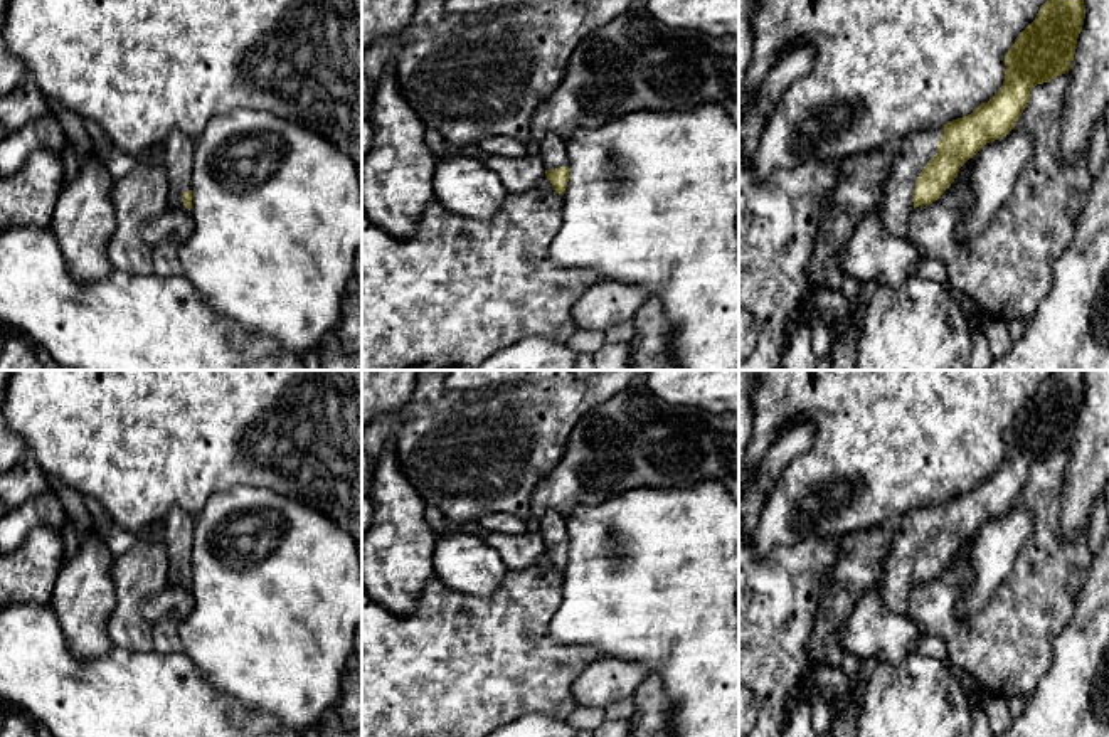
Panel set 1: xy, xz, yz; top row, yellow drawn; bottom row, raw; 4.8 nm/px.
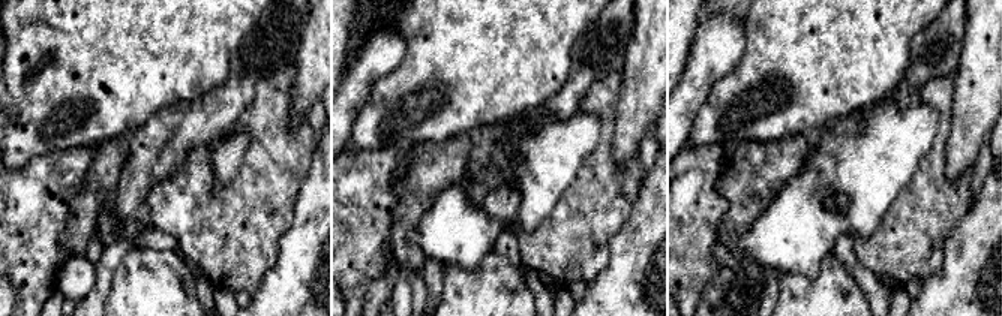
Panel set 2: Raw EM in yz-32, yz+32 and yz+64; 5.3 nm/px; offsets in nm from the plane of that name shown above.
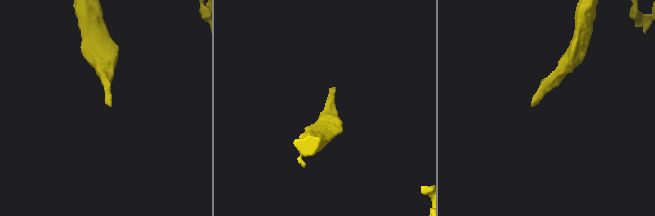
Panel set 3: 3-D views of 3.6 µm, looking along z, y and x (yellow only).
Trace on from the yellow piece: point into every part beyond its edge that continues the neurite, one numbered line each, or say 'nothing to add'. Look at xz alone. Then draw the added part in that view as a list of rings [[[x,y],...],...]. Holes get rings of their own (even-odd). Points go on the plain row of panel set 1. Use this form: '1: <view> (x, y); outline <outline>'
1: xz (554, 530); outline [[[550,510],[544,517],[540,517],[539,532],[545,540],[545,547],[569,543],[567,520],[559,512]]]

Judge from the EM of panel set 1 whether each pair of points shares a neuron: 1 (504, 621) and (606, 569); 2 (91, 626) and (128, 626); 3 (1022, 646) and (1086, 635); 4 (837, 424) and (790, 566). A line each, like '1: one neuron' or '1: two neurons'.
1: two neurons
2: two neurons
3: two neurons
4: two neurons

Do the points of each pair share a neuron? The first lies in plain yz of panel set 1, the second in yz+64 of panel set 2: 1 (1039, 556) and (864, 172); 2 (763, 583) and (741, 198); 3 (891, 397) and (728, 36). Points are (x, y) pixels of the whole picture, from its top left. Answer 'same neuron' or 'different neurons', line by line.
1: different neurons
2: different neurons
3: different neurons

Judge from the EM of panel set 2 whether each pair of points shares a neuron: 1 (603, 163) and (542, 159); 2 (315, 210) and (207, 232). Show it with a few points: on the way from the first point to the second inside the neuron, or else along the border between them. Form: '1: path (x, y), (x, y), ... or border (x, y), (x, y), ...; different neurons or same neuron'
1: border (600, 132), (576, 178), (563, 192); different neurons
2: border (303, 180), (296, 196), (294, 219), (278, 246); different neurons

